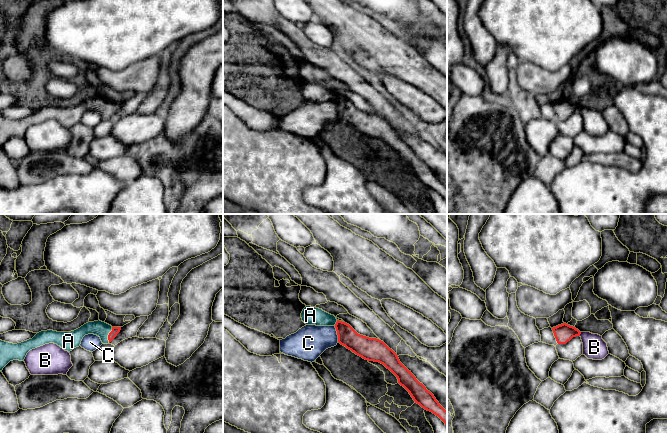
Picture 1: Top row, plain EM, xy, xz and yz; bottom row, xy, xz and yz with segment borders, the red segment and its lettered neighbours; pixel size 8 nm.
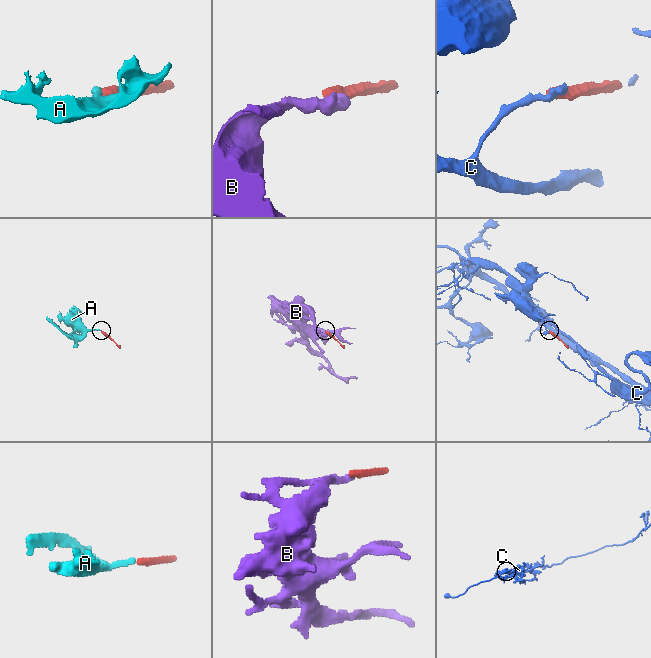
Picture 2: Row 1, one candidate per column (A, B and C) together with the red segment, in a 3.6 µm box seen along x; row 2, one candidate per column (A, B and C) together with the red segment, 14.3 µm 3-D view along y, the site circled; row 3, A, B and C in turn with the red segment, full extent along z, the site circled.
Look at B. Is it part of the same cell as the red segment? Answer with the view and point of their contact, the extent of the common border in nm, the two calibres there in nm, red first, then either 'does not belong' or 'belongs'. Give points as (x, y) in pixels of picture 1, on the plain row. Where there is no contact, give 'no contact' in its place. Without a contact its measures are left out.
meets red in yz at (580, 109); contact 40 nm long; 150 nm thick on the red side, 190 nm on the other; does not belong

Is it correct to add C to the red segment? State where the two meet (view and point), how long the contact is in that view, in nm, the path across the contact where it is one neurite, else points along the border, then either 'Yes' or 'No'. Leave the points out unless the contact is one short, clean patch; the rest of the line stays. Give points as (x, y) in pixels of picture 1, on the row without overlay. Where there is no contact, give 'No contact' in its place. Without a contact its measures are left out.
Touches red at xz (337, 110). Shared border 130 nm. Boundary: xz (334, 102), (338, 117). No

